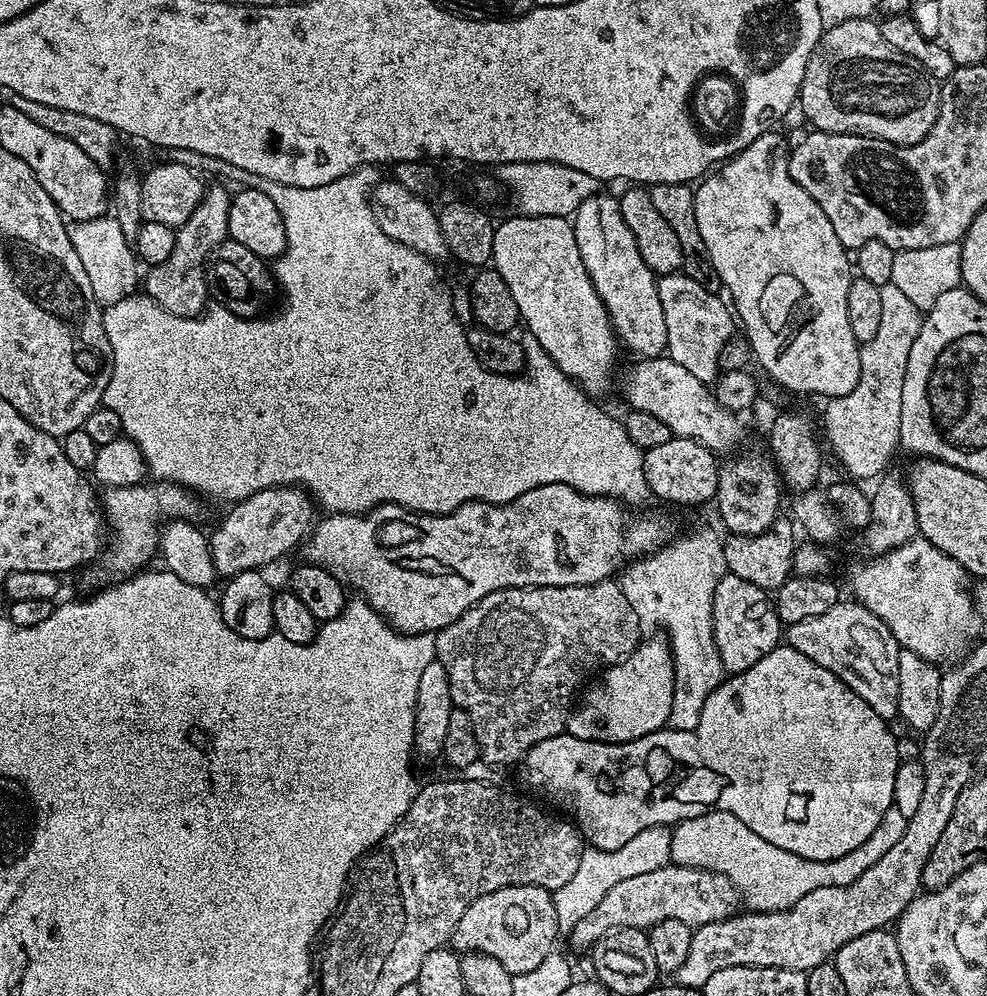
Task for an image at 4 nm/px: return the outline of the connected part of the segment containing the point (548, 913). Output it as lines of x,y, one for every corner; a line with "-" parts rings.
506,886
502,890
494,890
490,894
482,894
466,906
466,914
458,918
458,926
454,926
451,947
457,953
481,952
490,954
490,958
502,962
512,977
526,974
526,970
535,970
557,947
556,939
561,935
558,930
558,914
554,914
552,892
538,886

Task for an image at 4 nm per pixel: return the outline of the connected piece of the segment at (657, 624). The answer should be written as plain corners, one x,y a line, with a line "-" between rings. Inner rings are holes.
700,528
675,540
676,537
663,548
633,559
619,573
618,583
634,614
640,616
641,629
665,628
668,631
666,639
672,650
676,683
670,721
695,722
702,714
702,706
706,706
706,698
726,679
714,642
712,611
714,590
728,567
721,537
716,537
714,529

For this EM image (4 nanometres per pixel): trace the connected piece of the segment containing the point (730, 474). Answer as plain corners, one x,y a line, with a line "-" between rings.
733,455
729,459
733,460
721,467
714,505
716,504
717,510
720,511
720,516
731,535
757,536
769,531
778,518
776,507
780,504
782,484
767,455
764,455
765,457
740,455

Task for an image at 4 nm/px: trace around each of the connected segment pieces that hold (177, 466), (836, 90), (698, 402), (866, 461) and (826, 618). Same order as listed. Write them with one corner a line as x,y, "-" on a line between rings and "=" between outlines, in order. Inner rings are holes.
220,164
218,170
225,176
225,181
233,180
236,186
246,188
260,188
262,194
266,194
273,202
274,206
278,206
278,214
282,214
282,222
286,226
286,242
288,249
282,255
276,257
274,261
274,275
279,291
284,296
284,305
281,306
280,312
276,312
273,316
269,314
261,315
259,318
249,318
234,314
228,308
223,306
212,306
199,316
191,316
190,318
182,318
170,314
166,310
162,310
162,306
158,306
147,294
137,294
122,298
122,302
114,302
114,306
110,306
104,312
104,329
106,330
106,338
110,338
110,350
112,351
112,377
110,378
110,386
106,386
106,394
104,395
103,407
114,410
114,414
118,414
118,418
122,418
122,426
124,427
124,436
139,446
144,455
144,461
148,463
149,473
157,481
167,482
170,484
179,484
182,488
187,488
193,493
199,494
201,497
213,496
216,500
228,500
227,502
239,502
250,498
250,494
258,494
258,490
263,488
277,488
283,486
299,486
312,497
313,501
325,513
335,514
337,512
369,512
371,508
377,508
379,504
397,504
403,508
409,508
412,512
423,512
425,516
445,516
454,510
458,510
458,506
468,504
471,500
484,500
487,504
509,504
511,500
518,499
522,494
526,494
530,490
534,490
538,486
546,486
547,484
565,484
571,488
577,488
578,491
586,493
588,496
608,496
612,500
618,500
625,505
640,504
644,499
649,499
650,493
646,486
646,474
644,473
644,452
638,446
634,446
634,442
630,442
630,434
626,434
623,423
619,419
615,420
608,412
603,412
588,394
581,390
575,381
569,379
566,374
562,374
562,370
558,370
558,366
550,358
550,354
546,354
546,350
542,350
542,346
538,343
531,345
526,352
526,371
523,374
515,376
503,376
502,374
494,374
490,370
486,370
482,366
482,362
478,362
478,358
474,358
474,350
470,350
468,345
468,333
465,325
460,325
460,320
456,317
456,308
452,305
452,292
444,285
444,280
440,277
440,272
435,263
428,257
418,254
414,249
402,246
402,242
394,242
394,238
390,238
386,234
382,234
382,230
378,226
378,222
372,213
372,205
370,197
372,189
379,184
382,179
381,169
376,166
365,166
357,168
355,172
347,172
342,178
338,178
334,182
326,182
326,186
314,186
313,188
299,188
298,186
286,186
278,182
270,182
266,178
262,178
258,174
254,174
250,170
238,170
238,166
230,166
229,164
=
875,19
847,20
825,27
824,33
818,38
818,42
810,54
810,62
806,62
806,70
802,74
798,108
804,111
805,118
812,123
811,127
815,131
837,132
838,134
850,134
851,136
869,136
875,140
885,140
891,144
907,146
922,142
922,138
926,138
926,134
930,134
930,130
940,113
940,84
933,80
932,75
923,66
916,64
910,58
906,58
906,54
898,54
898,50
894,50
894,46
886,46
886,42
880,33
879,23
=
667,355
640,358
635,362
637,364
624,376
624,396
629,409
654,414
654,418
670,426
673,436
690,438
711,452
732,454
737,451
740,424
736,420
739,419
721,407
707,383
699,381
690,370
678,366
678,362
668,359
=
881,284
882,318
870,342
860,345
858,386
845,396
833,396
824,408
824,432
845,470
857,481
885,475
884,467
900,443
902,422
902,378
906,378
906,361
914,347
914,338
922,330
925,313
898,286
=
841,602
830,606
826,614
814,614
814,618
789,624
786,644
846,682
846,686
850,686
850,690
854,690
854,694
858,694
874,714
889,722
899,717
898,658
902,649
882,618
866,610
866,606

